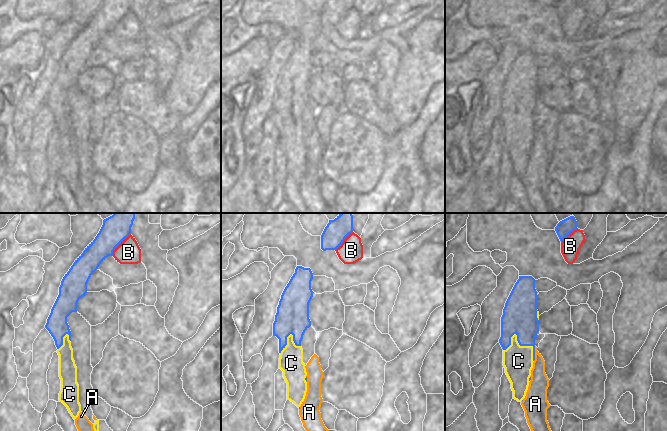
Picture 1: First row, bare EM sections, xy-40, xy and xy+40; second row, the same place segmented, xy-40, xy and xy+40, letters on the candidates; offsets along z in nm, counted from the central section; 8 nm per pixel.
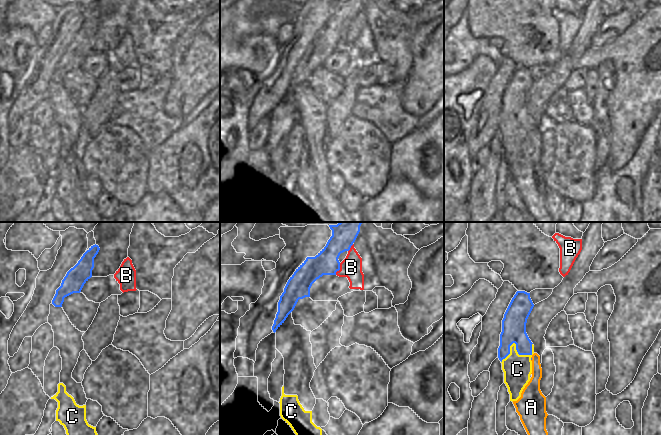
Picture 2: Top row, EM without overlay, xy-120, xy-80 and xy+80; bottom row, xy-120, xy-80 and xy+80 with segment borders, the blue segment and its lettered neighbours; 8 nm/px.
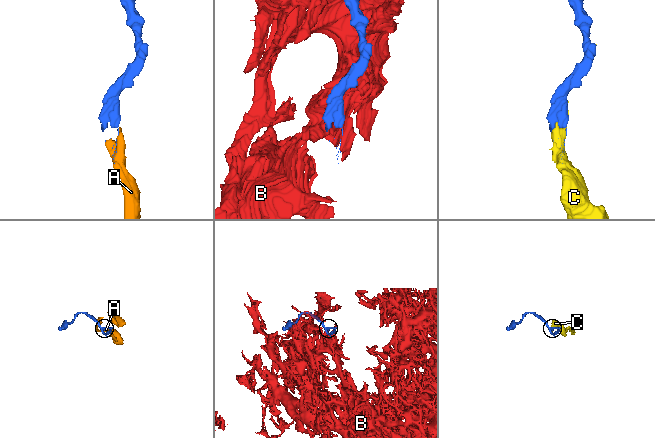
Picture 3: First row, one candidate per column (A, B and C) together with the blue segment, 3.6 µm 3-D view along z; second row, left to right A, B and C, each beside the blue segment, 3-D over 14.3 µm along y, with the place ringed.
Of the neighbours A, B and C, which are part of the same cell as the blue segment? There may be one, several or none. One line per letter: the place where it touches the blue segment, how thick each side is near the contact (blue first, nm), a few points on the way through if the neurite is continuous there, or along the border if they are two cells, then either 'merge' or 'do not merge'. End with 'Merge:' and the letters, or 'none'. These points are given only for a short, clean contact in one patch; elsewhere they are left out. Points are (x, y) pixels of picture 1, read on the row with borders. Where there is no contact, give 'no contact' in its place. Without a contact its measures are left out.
A: contact xy+40 (534, 353); calibres 220 and 160 nm; do not merge
B: contact xy-40 (120, 243); calibres 220 and 190 nm; do not merge
C: contact xy+40 (527, 345); calibres 280 and 240 nm; merge
Merge: C

